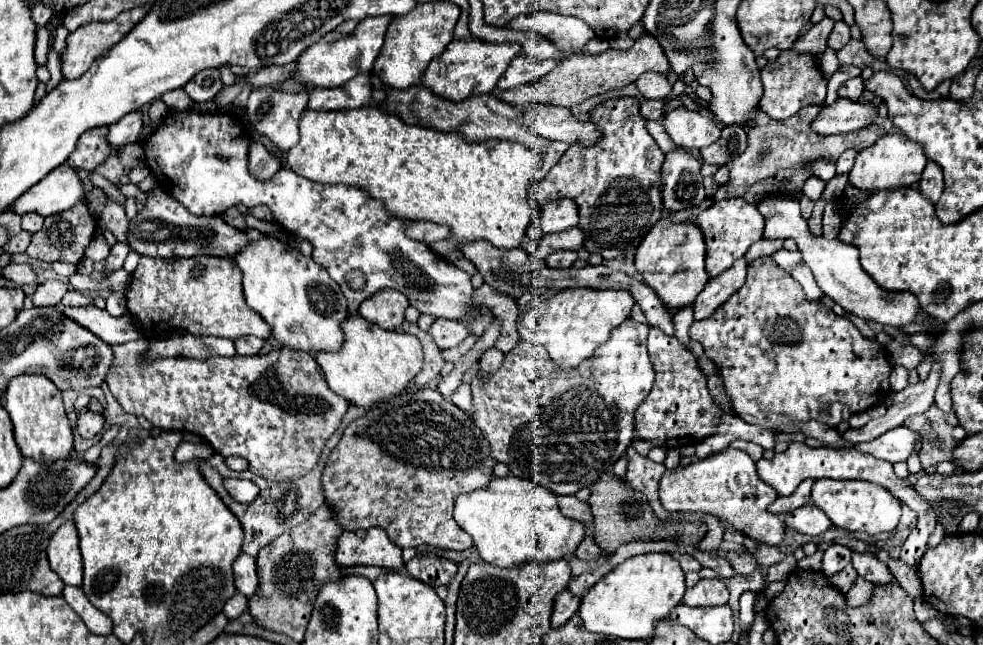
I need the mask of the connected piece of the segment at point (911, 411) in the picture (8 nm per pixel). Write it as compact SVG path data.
M932 365L932 371L926 381L908 385L902 391L890 393L892 403L888 405L886 415L870 419L870 423L864 425L862 429L848 429L842 437L846 441L850 441L852 445L862 443L862 441L872 441L872 439L880 437L882 433L900 427L904 423L904 419L918 415L918 413L926 413L928 407L934 403L934 391L938 387L938 379L940 379L940 367Z

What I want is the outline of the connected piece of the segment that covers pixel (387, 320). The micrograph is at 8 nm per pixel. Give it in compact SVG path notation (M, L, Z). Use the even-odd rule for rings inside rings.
M384 289L376 295L372 295L370 299L366 299L358 313L362 317L366 317L368 321L380 325L386 331L396 331L402 321L404 321L404 311L410 303L406 301L406 297L398 291L392 289Z

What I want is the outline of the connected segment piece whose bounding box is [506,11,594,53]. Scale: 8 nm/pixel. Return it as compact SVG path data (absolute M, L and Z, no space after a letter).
M546 11L514 17L514 21L510 21L510 25L506 25L506 29L538 31L568 53L578 47L584 47L594 37L594 31L582 19L554 15L554 13L546 13Z

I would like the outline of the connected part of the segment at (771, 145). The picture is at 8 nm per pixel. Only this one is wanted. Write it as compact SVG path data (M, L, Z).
M808 105L802 107L800 113L794 117L788 117L786 121L774 121L766 113L758 111L756 113L756 125L746 129L748 133L748 149L734 161L728 163L730 169L730 183L720 185L718 191L714 193L714 201L720 199L732 199L732 197L742 197L746 201L758 203L766 193L782 193L794 197L796 189L804 185L804 181L810 177L806 171L806 165L818 157L830 157L838 159L844 149L852 147L852 141L858 145L858 149L874 145L886 131L878 125L868 125L866 129L856 131L856 139L852 133L846 135L818 135L810 129L810 123L818 115L820 107L818 105Z

